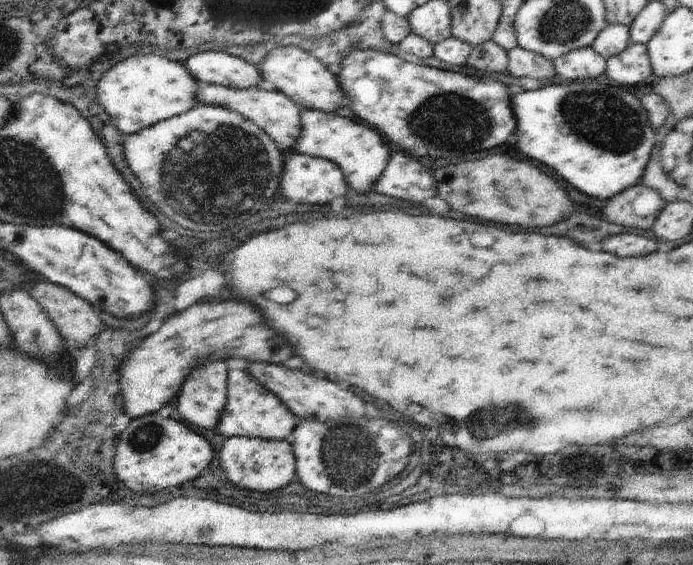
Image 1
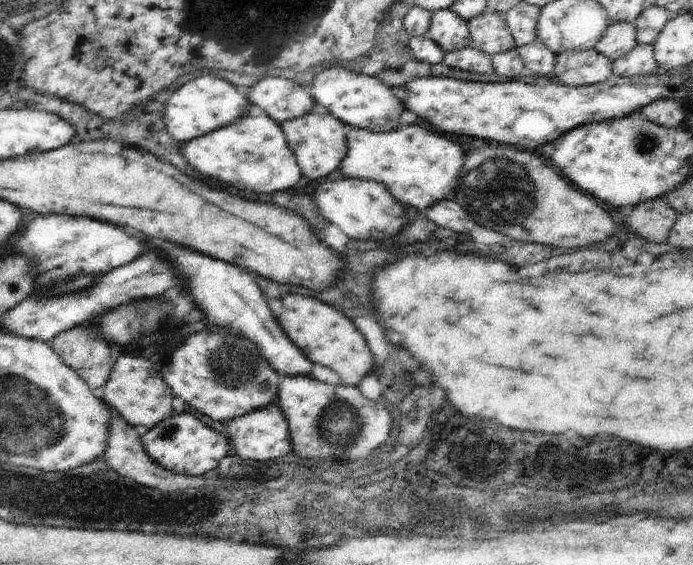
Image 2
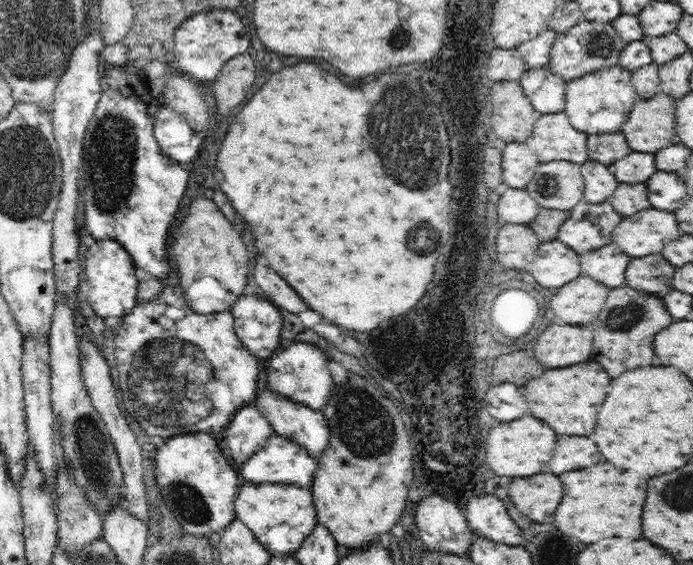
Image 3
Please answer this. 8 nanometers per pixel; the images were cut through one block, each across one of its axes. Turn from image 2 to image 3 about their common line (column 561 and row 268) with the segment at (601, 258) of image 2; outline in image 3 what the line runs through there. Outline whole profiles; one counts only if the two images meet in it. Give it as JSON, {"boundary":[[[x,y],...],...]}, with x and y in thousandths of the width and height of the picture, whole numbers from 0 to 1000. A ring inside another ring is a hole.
{"boundary":[[[381,453],[372,457],[367,488],[369,488],[368,497],[375,506],[378,520],[381,520],[380,526],[387,527],[404,547],[413,545],[416,552],[424,552],[424,556],[444,549],[444,538],[433,527],[433,520],[387,471]]]}

